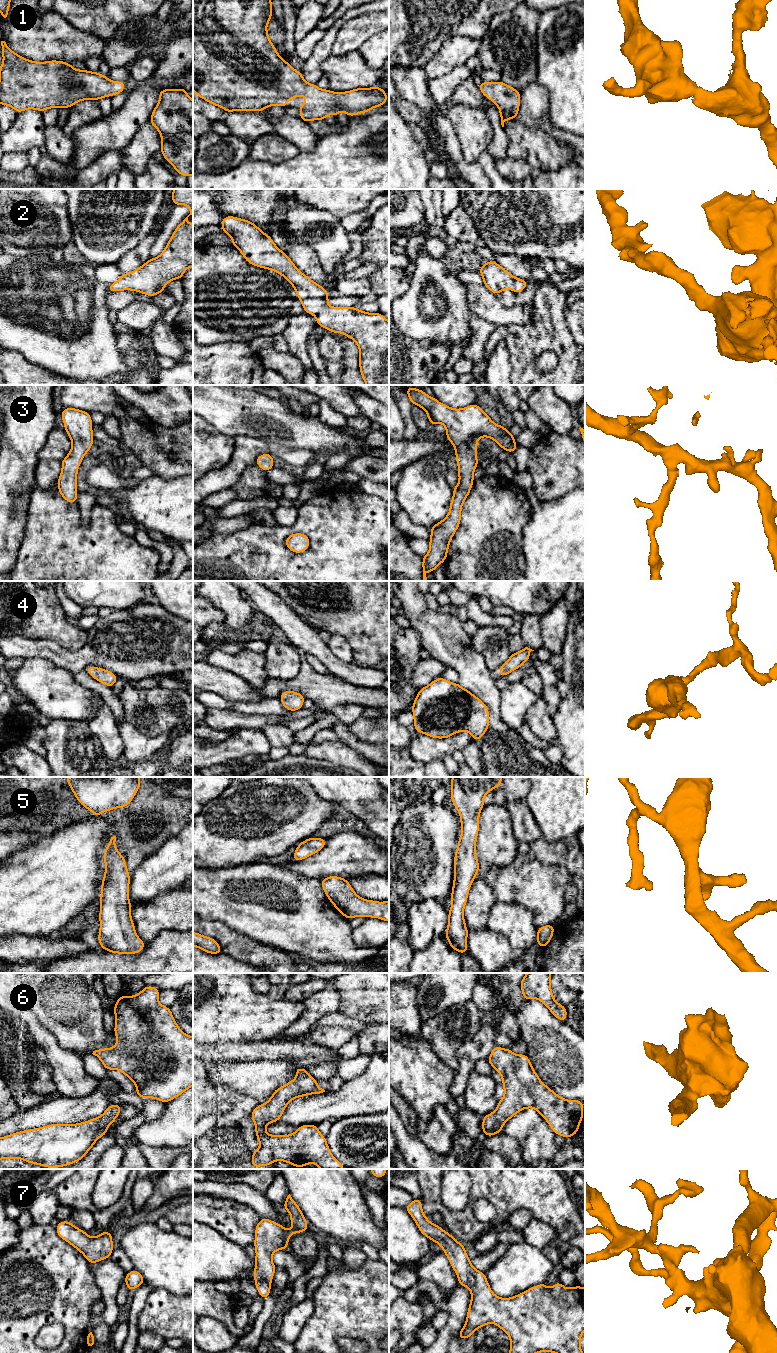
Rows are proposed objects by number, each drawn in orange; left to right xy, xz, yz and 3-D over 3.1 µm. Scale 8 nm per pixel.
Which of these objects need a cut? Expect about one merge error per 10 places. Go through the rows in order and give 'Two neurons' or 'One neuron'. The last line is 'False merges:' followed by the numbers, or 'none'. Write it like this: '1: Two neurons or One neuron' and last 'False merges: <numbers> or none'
1: One neuron
2: One neuron
3: One neuron
4: One neuron
5: One neuron
6: One neuron
7: One neuron
False merges: none

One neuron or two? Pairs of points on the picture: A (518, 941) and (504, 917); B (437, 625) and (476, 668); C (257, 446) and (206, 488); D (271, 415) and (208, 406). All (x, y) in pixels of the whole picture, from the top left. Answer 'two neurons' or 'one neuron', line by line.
A: one neuron
B: one neuron
C: one neuron
D: one neuron

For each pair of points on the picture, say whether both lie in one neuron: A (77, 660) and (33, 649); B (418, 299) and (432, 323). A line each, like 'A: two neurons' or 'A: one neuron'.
A: one neuron
B: one neuron

